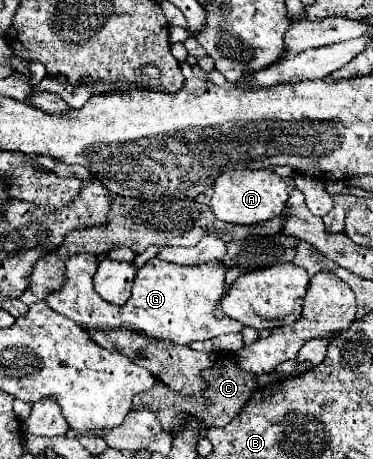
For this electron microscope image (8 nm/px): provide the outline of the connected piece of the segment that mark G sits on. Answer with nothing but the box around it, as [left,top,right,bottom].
[44,253,242,345]

